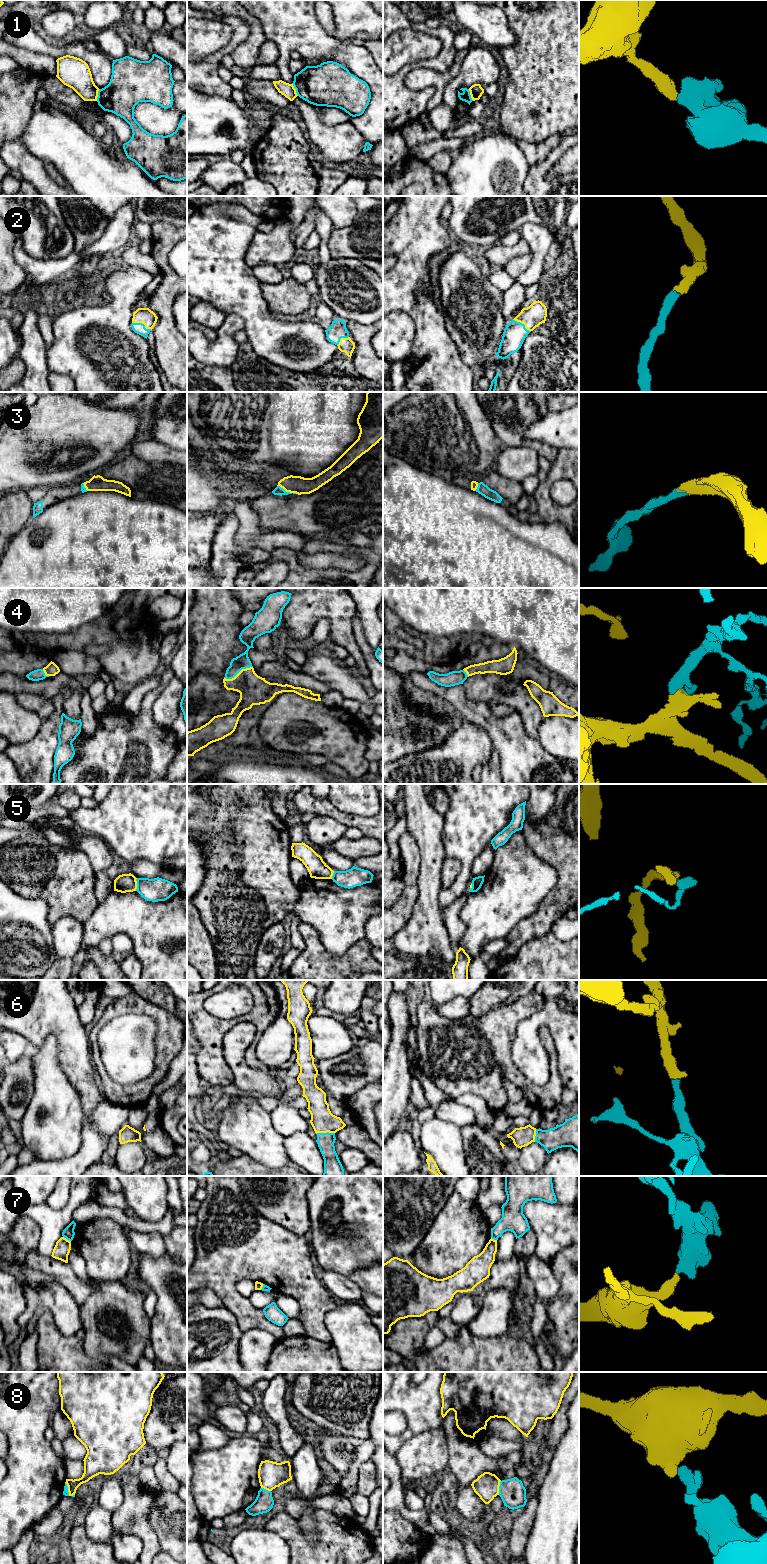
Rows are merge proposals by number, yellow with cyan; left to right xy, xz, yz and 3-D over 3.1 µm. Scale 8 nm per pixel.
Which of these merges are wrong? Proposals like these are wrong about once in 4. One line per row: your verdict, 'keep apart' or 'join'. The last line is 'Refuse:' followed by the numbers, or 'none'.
1: keep apart
2: join
3: join
4: join
5: keep apart
6: join
7: keep apart
8: keep apart
Refuse: 1, 5, 7, 8

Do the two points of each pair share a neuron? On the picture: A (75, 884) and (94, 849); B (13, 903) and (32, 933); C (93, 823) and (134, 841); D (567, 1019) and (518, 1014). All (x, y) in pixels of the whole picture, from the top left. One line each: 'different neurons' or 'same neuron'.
A: different neurons
B: same neuron
C: same neuron
D: different neurons

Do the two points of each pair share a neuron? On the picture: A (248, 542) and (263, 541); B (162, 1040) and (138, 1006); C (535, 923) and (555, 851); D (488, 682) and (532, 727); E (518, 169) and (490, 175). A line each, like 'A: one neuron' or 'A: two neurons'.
A: two neurons
B: one neuron
C: one neuron
D: one neuron
E: one neuron

